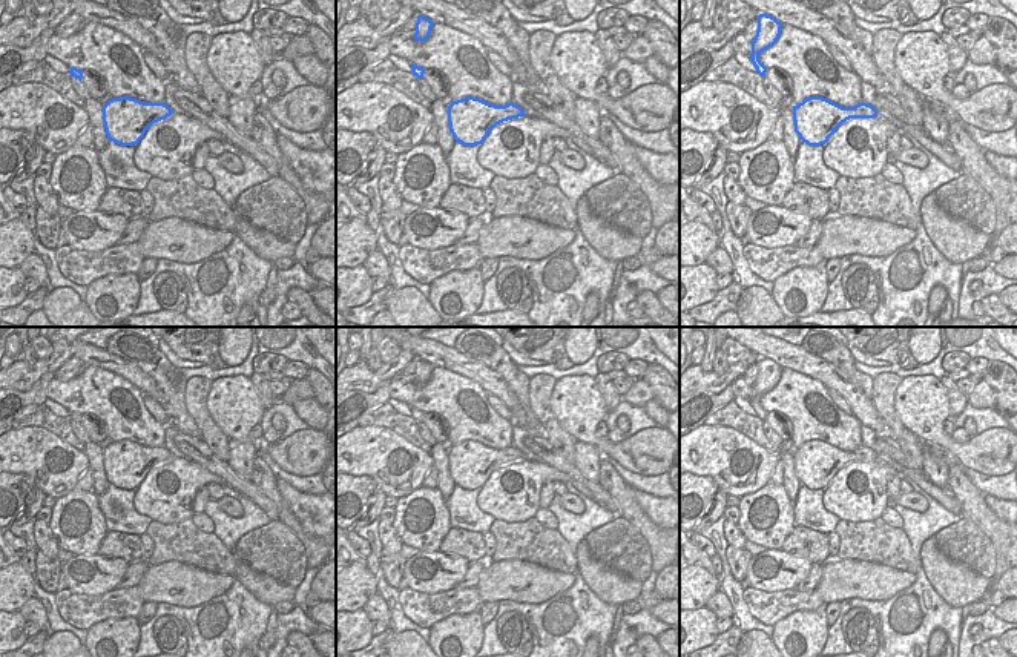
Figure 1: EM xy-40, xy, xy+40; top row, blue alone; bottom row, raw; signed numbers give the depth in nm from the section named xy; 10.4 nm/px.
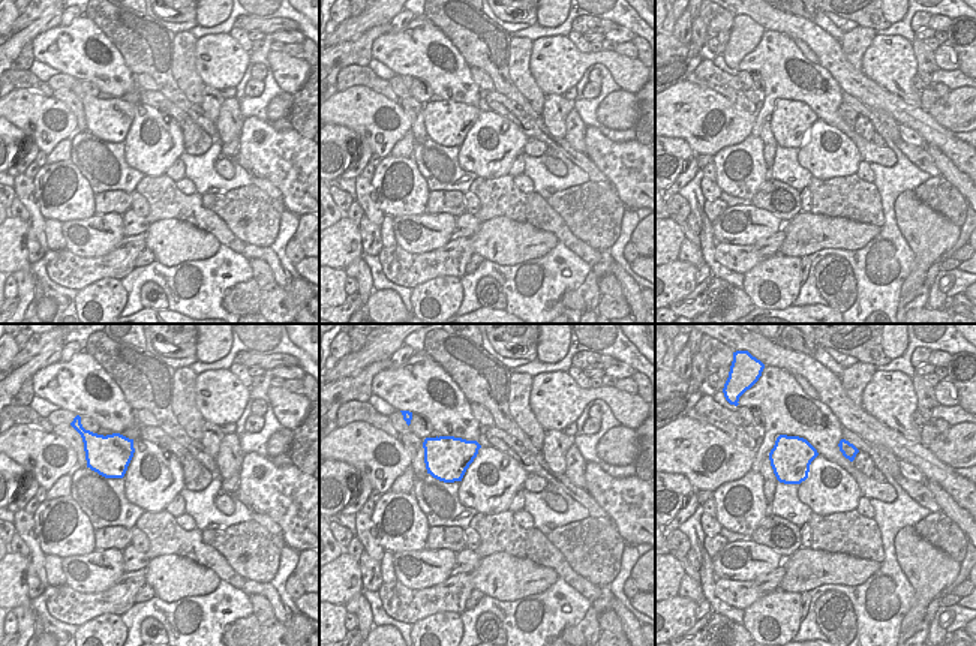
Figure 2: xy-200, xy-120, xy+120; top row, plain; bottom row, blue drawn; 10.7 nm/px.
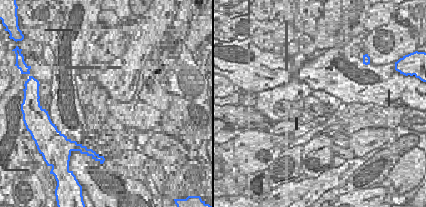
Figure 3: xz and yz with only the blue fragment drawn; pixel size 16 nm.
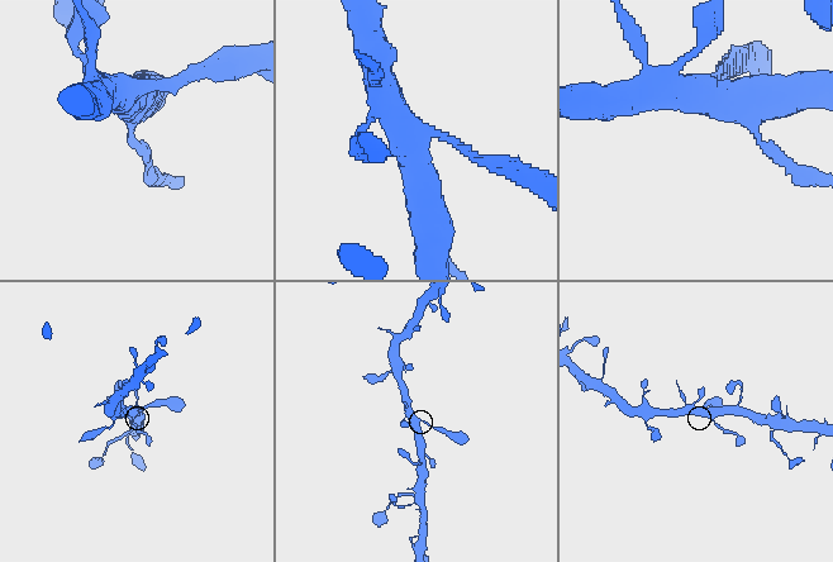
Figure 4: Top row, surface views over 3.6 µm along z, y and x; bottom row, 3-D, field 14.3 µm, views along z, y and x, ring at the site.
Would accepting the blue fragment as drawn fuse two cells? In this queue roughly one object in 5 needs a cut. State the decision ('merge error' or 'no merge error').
no merge error

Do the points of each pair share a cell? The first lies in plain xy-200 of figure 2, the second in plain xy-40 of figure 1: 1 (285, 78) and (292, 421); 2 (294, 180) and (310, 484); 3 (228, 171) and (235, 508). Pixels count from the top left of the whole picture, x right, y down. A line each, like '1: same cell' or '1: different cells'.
1: different cells
2: different cells
3: same cell

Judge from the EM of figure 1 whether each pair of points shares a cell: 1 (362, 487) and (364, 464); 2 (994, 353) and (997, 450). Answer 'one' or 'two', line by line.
1: two
2: two

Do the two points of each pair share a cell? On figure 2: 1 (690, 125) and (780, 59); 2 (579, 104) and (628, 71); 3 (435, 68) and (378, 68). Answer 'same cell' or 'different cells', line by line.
1: different cells
2: different cells
3: different cells

